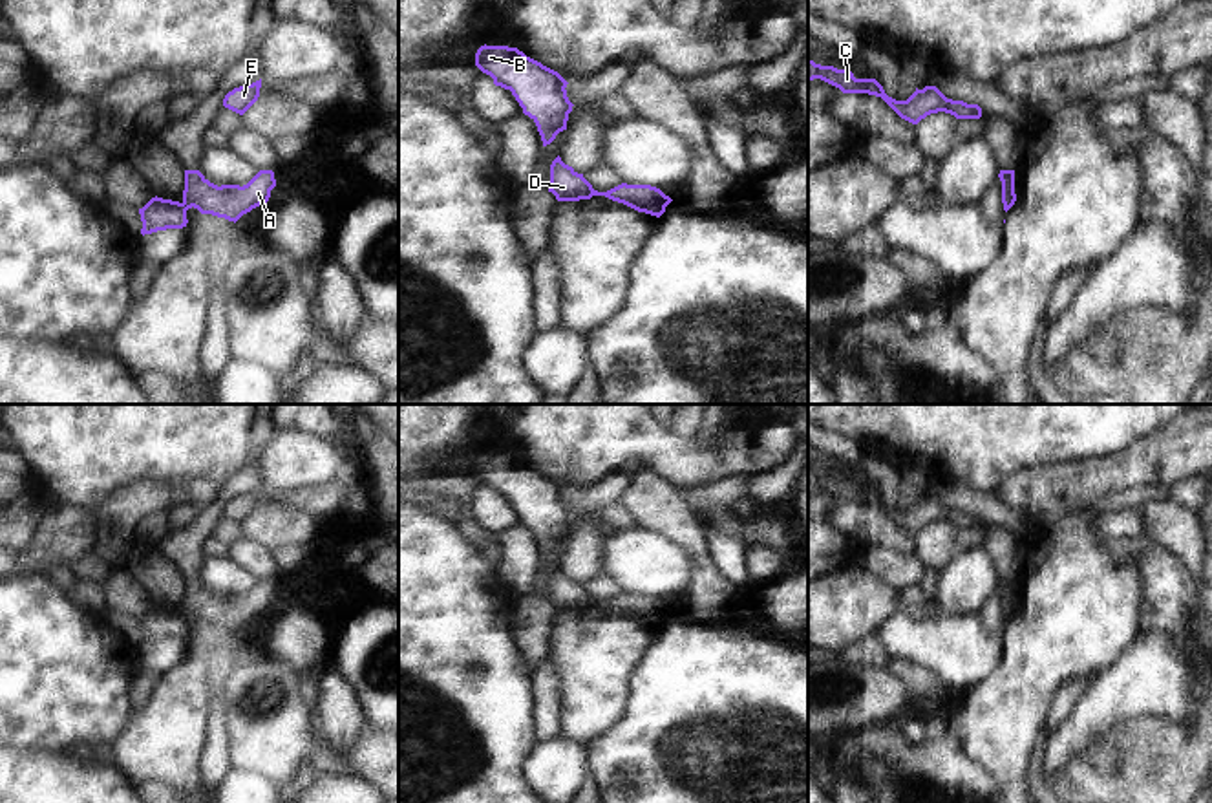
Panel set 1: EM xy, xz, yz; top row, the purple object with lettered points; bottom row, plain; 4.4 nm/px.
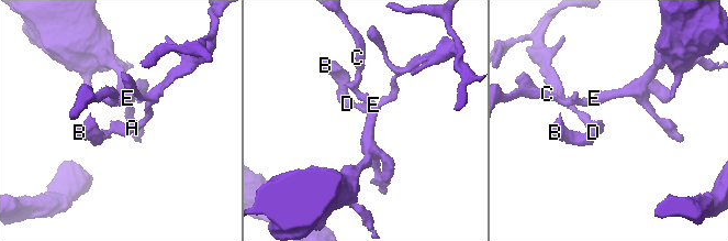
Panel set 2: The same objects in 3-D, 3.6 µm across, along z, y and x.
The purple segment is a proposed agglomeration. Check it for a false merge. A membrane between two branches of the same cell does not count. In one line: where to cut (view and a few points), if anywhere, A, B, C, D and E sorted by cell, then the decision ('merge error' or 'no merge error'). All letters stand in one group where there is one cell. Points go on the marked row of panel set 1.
xy (181, 203), (187, 209) | A C E / B D | merge error

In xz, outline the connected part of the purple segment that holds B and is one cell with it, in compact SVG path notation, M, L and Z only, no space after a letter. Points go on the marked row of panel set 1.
M486 44L477 49L475 66L490 75L495 86L512 91L523 113L536 123L543 146L567 130L574 104L567 97L569 82L558 71L517 48Z

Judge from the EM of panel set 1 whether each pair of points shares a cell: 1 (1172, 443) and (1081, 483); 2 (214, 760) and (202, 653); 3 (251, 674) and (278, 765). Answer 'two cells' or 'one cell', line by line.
1: one cell
2: two cells
3: one cell

